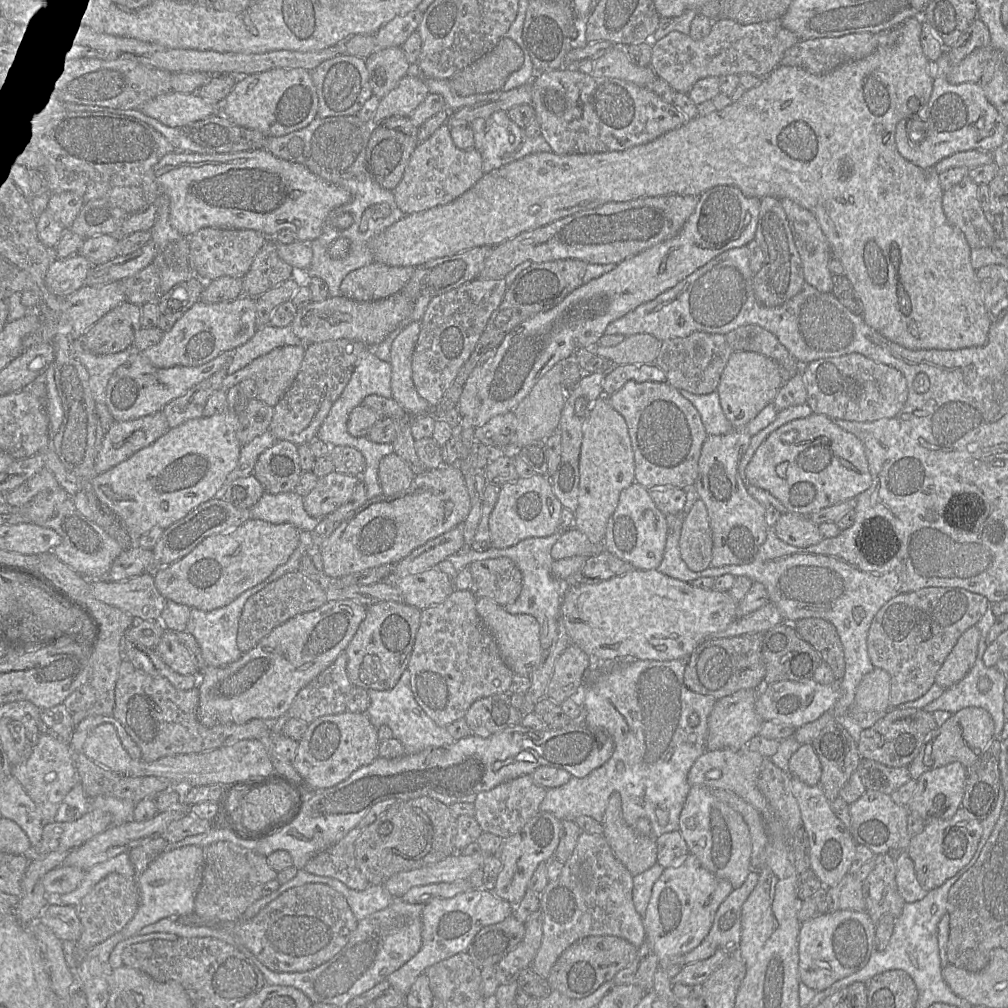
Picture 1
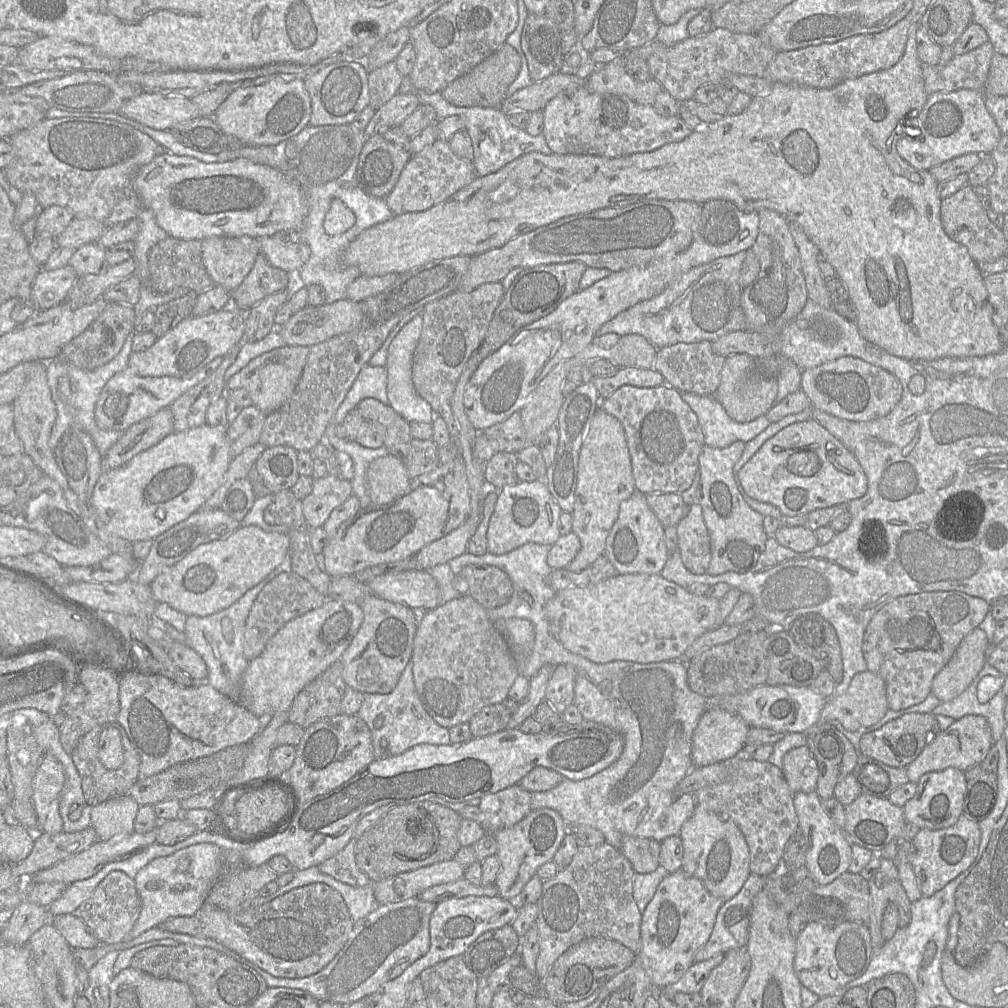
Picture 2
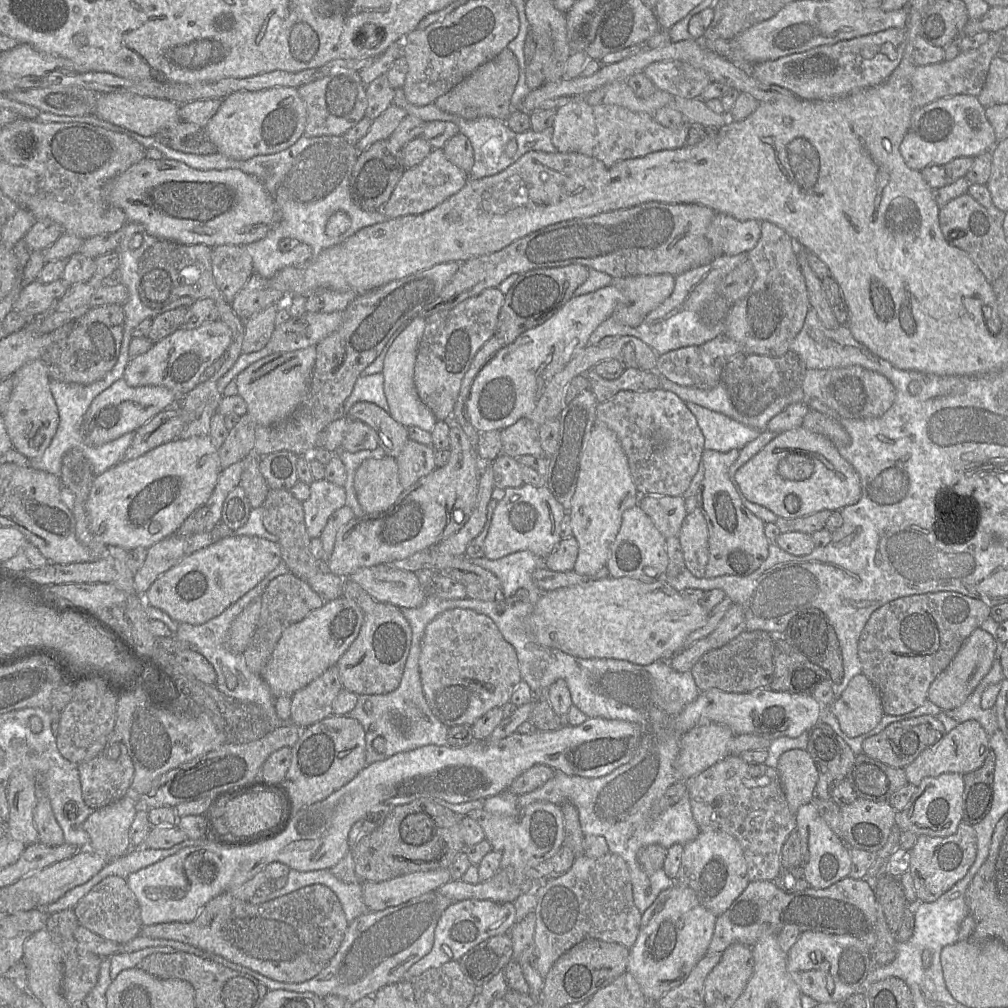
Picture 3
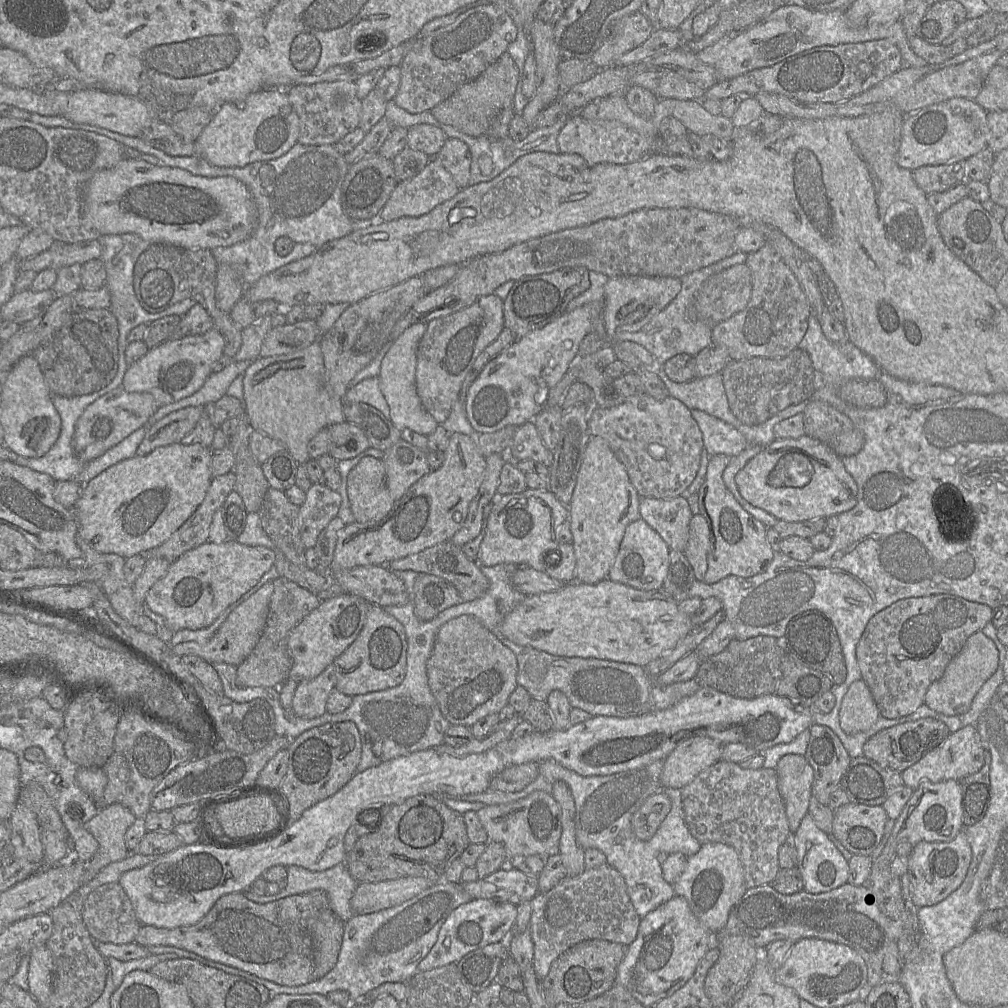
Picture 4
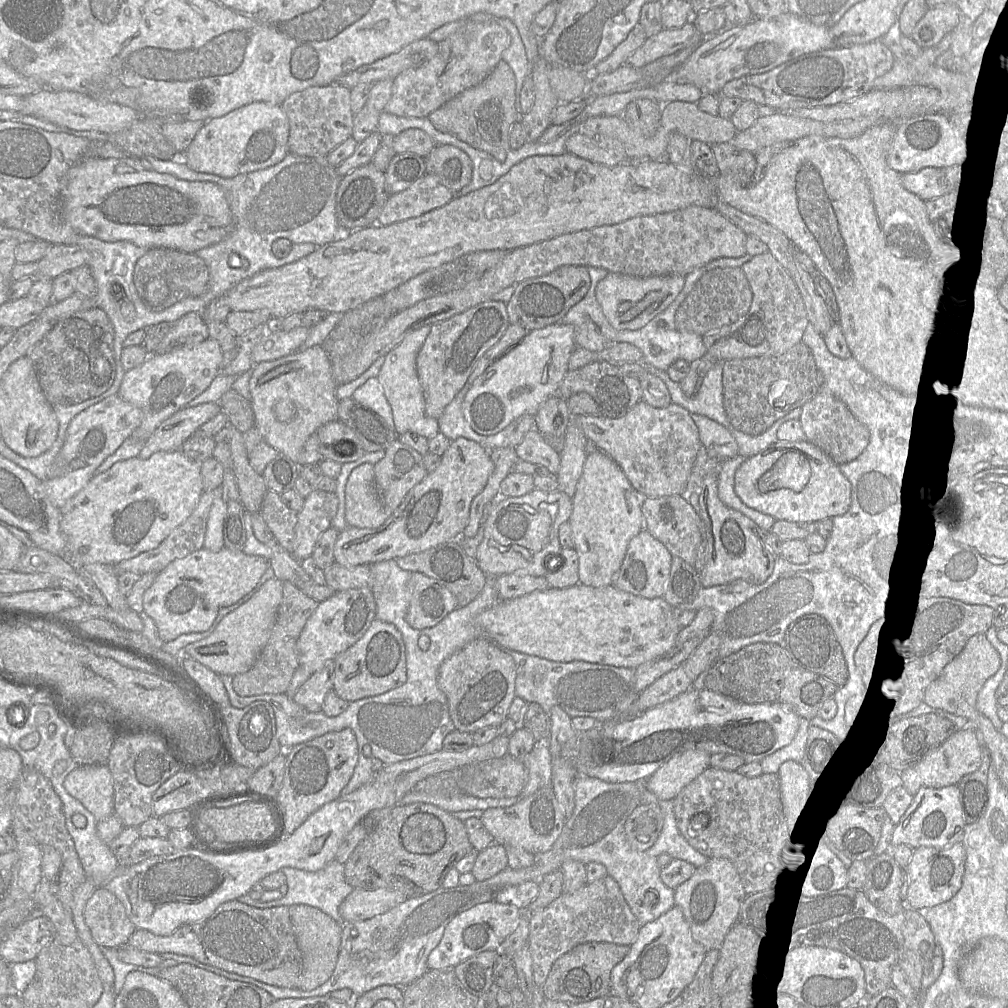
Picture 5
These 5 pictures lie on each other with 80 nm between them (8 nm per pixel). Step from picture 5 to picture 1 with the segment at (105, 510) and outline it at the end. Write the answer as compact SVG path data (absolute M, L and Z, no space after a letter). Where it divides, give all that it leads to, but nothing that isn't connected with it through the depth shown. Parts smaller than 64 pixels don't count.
M230 409L221 414L187 420L169 428L155 442L125 461L91 478L89 483L98 501L120 519L130 536L139 538L154 526L166 529L200 504L214 498L227 475L236 468L242 448L236 436L238 425L239 414Z

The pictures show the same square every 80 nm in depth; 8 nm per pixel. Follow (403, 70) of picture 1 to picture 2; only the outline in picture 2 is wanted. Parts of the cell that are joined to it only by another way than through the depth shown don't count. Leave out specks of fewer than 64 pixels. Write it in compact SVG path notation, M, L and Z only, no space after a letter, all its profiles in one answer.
M395 60L368 73L370 103L375 110L388 102L399 91L403 76Z

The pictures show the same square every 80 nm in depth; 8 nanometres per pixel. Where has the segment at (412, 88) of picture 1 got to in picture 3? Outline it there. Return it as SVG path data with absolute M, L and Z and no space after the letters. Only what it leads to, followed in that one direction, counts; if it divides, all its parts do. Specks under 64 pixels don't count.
M391 104L372 121L368 132L357 142L358 152L366 150L375 142L385 141L407 115L408 113L405 109Z

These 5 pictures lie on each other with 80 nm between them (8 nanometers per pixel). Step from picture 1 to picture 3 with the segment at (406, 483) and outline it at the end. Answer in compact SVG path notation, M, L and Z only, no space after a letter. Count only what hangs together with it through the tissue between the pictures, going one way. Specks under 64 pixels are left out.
M394 457L364 460L356 470L354 488L365 514L389 509L405 490L399 480Z

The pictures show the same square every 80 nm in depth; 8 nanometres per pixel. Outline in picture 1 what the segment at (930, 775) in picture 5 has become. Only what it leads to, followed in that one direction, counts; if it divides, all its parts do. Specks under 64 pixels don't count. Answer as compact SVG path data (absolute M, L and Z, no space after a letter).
M974 706L963 708L930 733L908 765L910 777L917 780L922 773L952 762L960 762L967 767L981 756L994 738L994 722L988 711Z

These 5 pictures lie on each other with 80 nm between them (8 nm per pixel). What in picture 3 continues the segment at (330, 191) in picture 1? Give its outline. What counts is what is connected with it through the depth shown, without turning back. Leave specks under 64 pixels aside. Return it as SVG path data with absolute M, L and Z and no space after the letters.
M167 158L142 159L132 165L108 183L105 199L123 210L128 222L142 224L150 235L186 245L205 244L211 248L224 244L248 245L263 239L279 221L279 210L272 196L256 177L236 168L197 170Z

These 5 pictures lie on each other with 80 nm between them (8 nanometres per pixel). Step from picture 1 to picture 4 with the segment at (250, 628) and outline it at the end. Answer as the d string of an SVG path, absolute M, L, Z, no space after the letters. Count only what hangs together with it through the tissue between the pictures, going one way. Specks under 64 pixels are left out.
M278 577L272 583L274 590L265 628L253 651L237 668L236 684L240 687L279 688L289 679L292 667L288 650L289 634L321 603L315 594L285 577Z

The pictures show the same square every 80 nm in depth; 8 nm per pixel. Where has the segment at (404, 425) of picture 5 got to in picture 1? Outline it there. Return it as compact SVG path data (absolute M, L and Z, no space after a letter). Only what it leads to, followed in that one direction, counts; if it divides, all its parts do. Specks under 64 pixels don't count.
M421 321L409 324L393 341L390 354L392 398L413 417L432 409L418 394L412 379L412 356L420 330Z

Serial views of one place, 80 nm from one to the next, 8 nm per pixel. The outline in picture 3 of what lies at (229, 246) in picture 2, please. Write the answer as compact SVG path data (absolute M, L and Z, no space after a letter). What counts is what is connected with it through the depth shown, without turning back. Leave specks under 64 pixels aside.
M224 244L212 249L211 264L216 285L231 303L253 274L247 245Z

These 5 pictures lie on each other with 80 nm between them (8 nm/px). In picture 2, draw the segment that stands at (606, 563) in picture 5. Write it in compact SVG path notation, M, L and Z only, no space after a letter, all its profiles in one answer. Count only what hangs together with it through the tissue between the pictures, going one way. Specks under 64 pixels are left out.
M597 408L584 435L578 463L578 481L575 491L575 502L572 514L572 532L581 542L581 549L575 558L566 566L566 570L581 572L590 566L598 557L605 554L606 539L616 522L622 501L627 500L635 491L631 459L626 443L624 429L614 416Z

